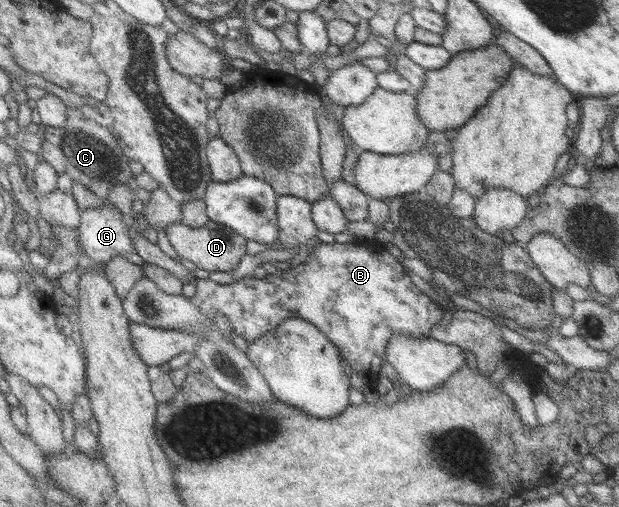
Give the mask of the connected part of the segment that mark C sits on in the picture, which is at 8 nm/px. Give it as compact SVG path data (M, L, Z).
M69 108L67 121L63 127L44 126L41 159L55 168L58 175L67 173L73 182L81 182L105 200L111 187L125 184L133 176L129 168L129 159L120 147L115 150L105 145L105 129L96 121L86 118L81 108Z

